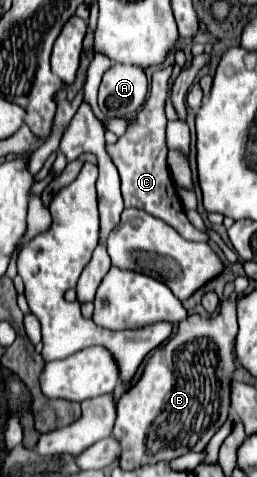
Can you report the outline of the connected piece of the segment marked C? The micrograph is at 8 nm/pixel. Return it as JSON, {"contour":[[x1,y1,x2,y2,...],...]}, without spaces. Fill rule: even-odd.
{"contour":[[170,66,162,68,162,70,156,70,152,74,150,90,148,90,148,96,146,96,146,102,144,102,142,110,136,114,134,122,128,124,126,132,118,138,118,142,106,146,106,150,108,150,108,154,112,156,112,162,118,168,126,208,140,208,140,210,164,220,186,240,208,242,208,236,204,232,200,232,198,228,194,228,190,224,190,220,186,218,184,208,182,208,182,200,176,194,176,186,172,182,172,176,170,176,170,170,168,170,168,164,166,164,168,148,166,148,166,114,164,114,164,106,166,106,166,100,168,100,168,80,170,80,170,76,172,76]]}

